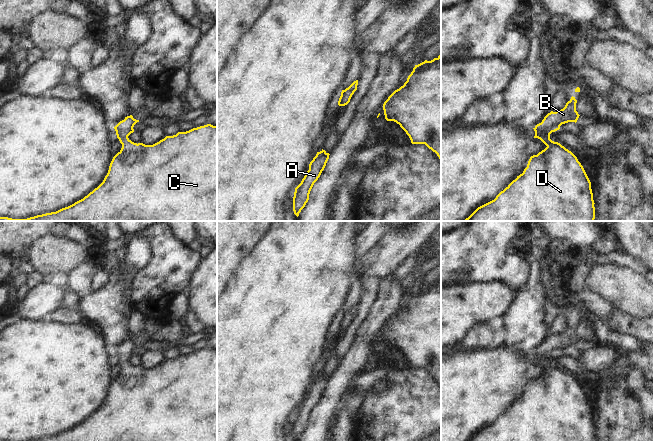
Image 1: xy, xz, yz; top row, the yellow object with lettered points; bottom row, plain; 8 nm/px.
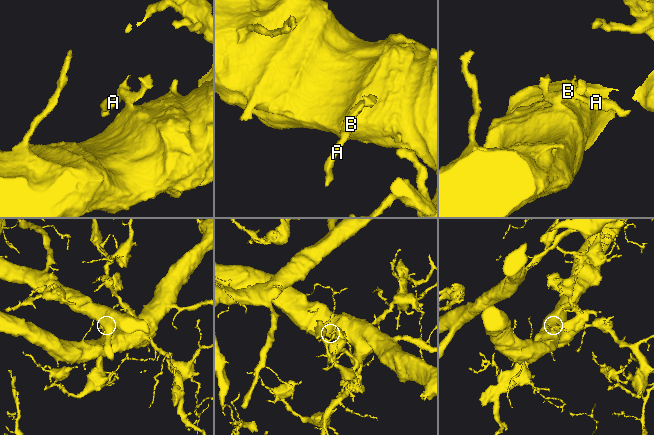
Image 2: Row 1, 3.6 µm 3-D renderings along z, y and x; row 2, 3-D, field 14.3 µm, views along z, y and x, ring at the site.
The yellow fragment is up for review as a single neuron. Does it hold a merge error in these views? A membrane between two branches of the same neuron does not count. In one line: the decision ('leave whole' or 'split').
leave whole

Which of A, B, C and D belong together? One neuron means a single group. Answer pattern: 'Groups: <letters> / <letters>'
Groups: A B C D.

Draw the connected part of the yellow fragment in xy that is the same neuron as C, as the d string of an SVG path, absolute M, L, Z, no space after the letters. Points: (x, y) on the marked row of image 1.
M132 115L125 117L115 127L117 138L122 144L121 150L113 157L103 182L83 199L56 212L37 215L27 219L0 217L0 221L217 221L217 126L207 124L186 132L178 132L153 145L134 143L128 136L134 132L134 125L139 122Z

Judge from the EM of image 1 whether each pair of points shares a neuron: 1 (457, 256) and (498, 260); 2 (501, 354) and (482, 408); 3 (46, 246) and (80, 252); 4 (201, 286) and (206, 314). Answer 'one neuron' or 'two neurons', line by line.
1: one neuron
2: one neuron
3: one neuron
4: one neuron

